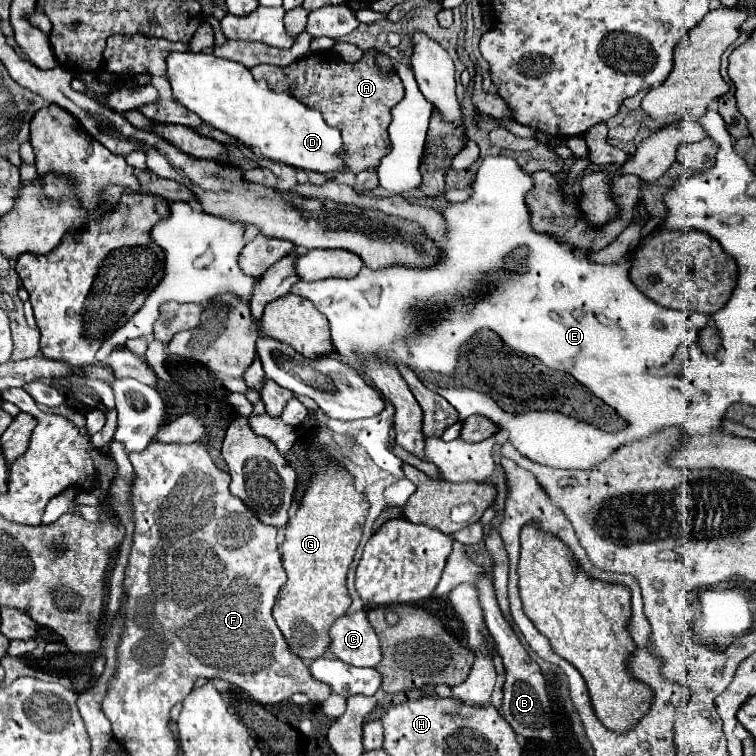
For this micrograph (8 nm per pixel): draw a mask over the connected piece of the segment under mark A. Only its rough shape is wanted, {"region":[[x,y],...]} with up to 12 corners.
{"region":[[378,50],[250,72],[342,132],[344,170],[376,170],[404,98]]}

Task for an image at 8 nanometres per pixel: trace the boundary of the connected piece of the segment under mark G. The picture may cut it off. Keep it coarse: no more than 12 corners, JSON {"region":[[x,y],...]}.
{"region":[[310,448],[286,528],[274,620],[316,660],[350,606],[346,572],[370,504]]}

